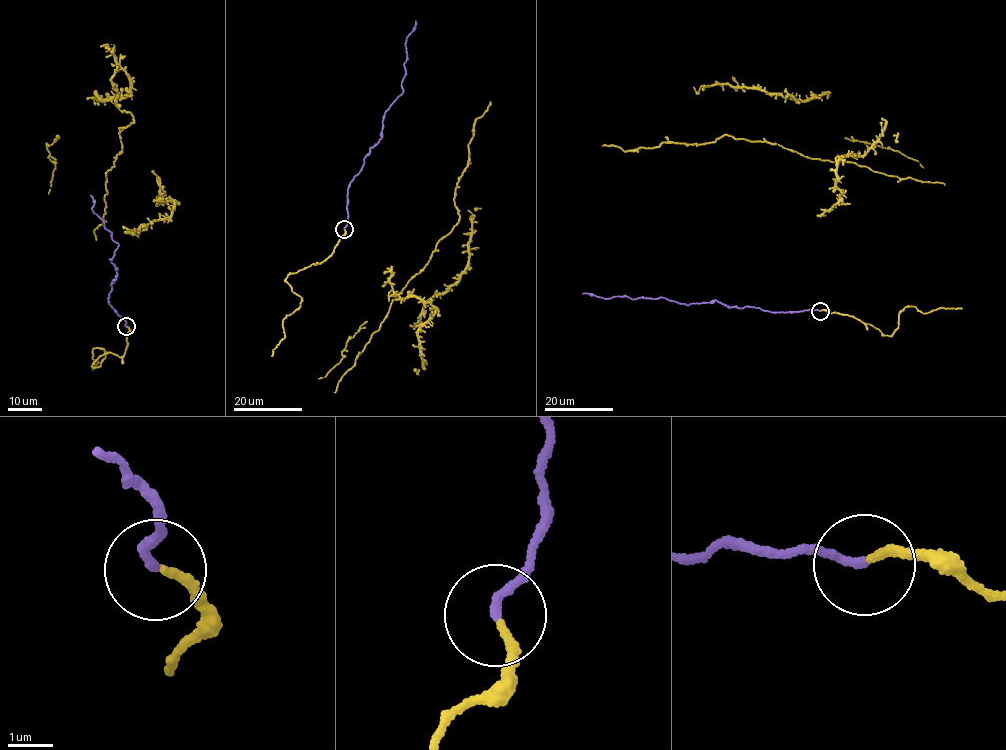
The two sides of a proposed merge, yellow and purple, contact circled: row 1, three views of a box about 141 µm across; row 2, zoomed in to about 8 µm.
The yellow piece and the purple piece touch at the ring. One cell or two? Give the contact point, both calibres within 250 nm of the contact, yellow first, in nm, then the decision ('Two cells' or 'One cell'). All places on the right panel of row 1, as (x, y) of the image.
Place: (820, 311). Thickness 180 nm (yellow) against 190 nm. One cell

